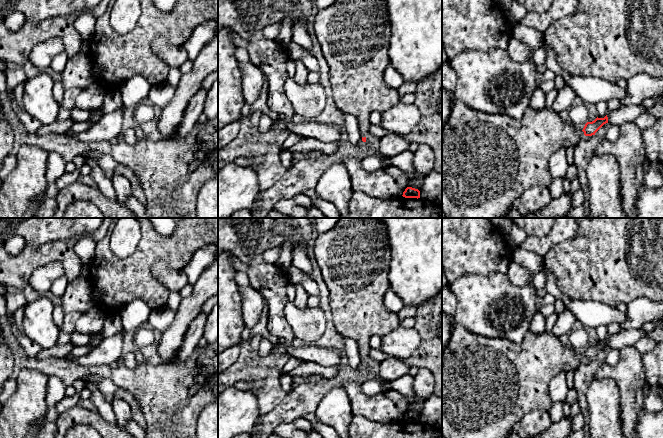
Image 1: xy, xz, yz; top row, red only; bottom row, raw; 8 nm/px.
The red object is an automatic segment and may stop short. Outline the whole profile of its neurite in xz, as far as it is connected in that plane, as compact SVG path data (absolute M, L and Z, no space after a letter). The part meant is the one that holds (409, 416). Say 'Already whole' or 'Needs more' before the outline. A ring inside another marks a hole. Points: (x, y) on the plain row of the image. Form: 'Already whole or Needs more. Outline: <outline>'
Already whole. Outline: M407 411L403 416L403 421L405 422L420 422L420 415L418 413Z

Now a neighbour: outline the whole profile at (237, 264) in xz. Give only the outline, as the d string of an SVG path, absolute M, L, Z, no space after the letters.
M233 256L232 258L232 264L233 267L237 270L237 271L243 271L243 272L247 272L249 267L243 263L241 260L239 260L237 257Z

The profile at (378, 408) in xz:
M359 377L345 381L343 384L351 403L353 416L363 416L368 420L382 424L403 419L403 415L397 408L396 403L390 400L384 393L375 395L363 393L361 385L364 382Z

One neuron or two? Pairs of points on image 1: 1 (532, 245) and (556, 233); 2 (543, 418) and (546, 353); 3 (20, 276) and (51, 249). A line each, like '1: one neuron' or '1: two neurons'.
1: one neuron
2: two neurons
3: one neuron

